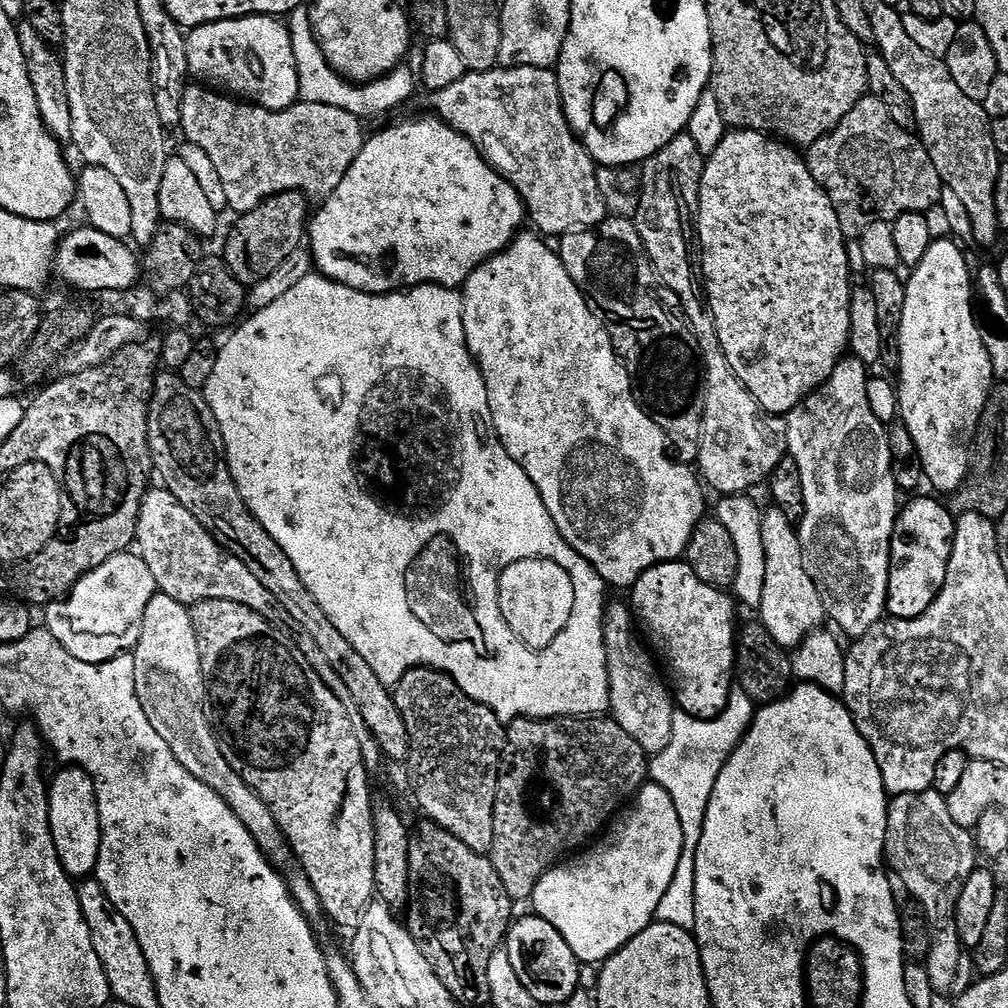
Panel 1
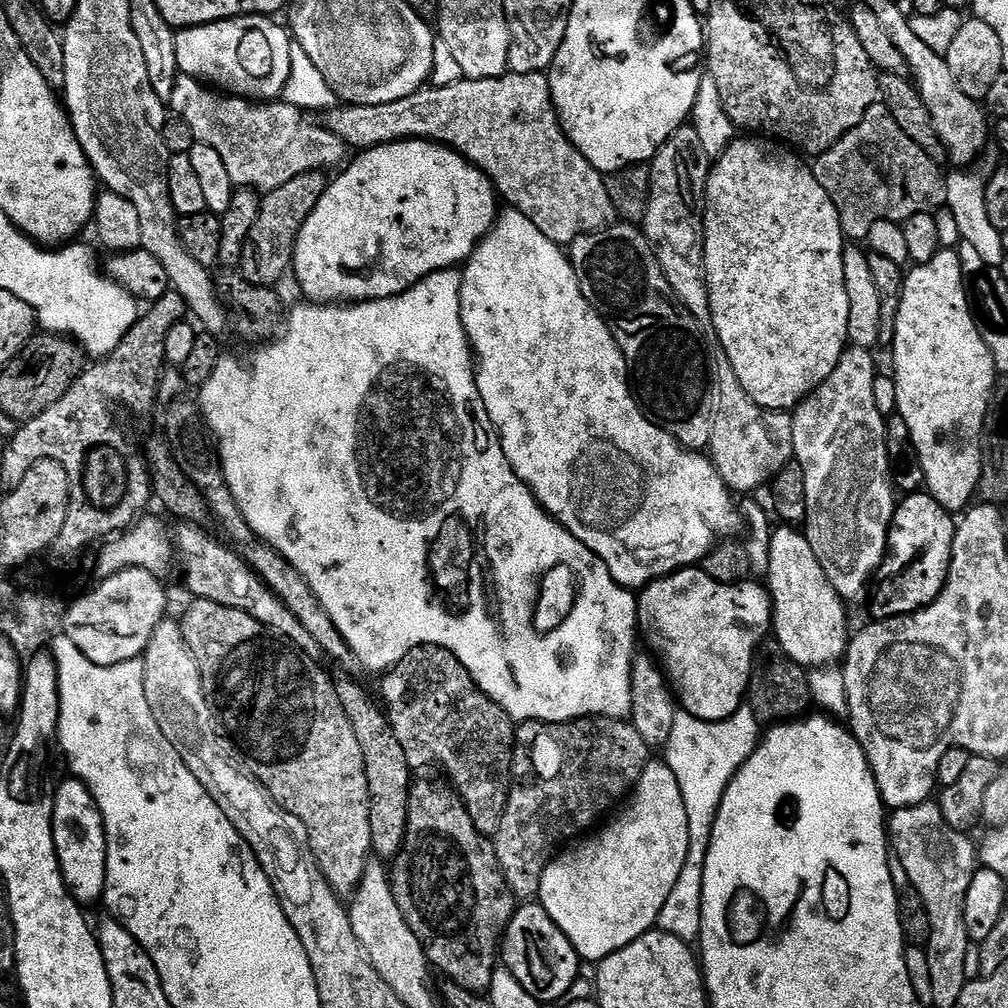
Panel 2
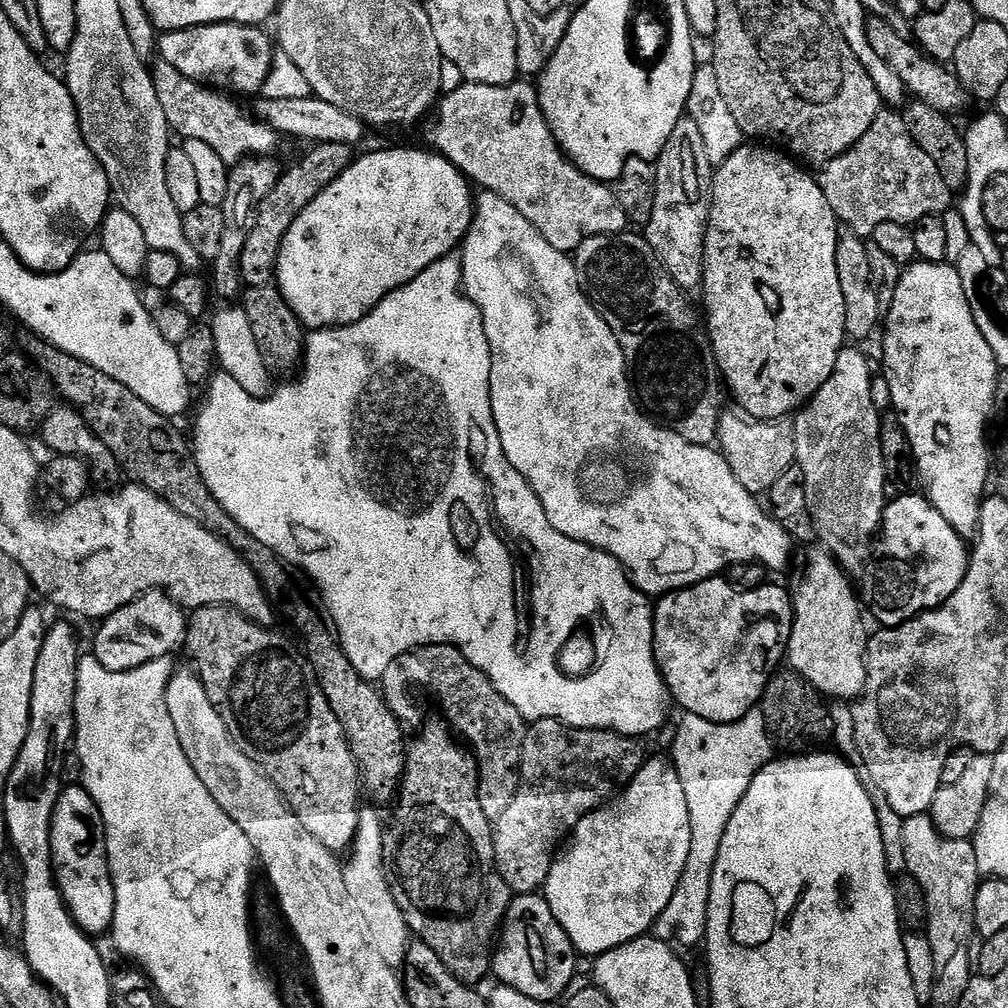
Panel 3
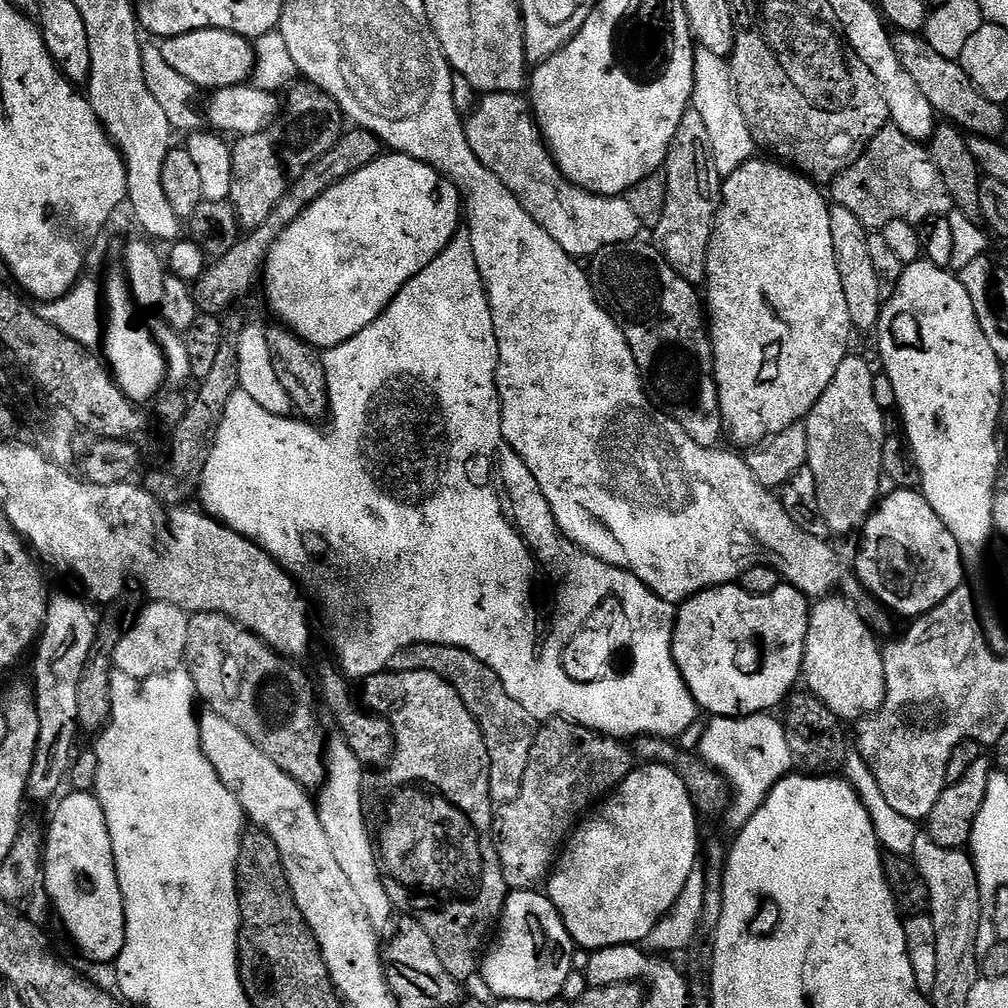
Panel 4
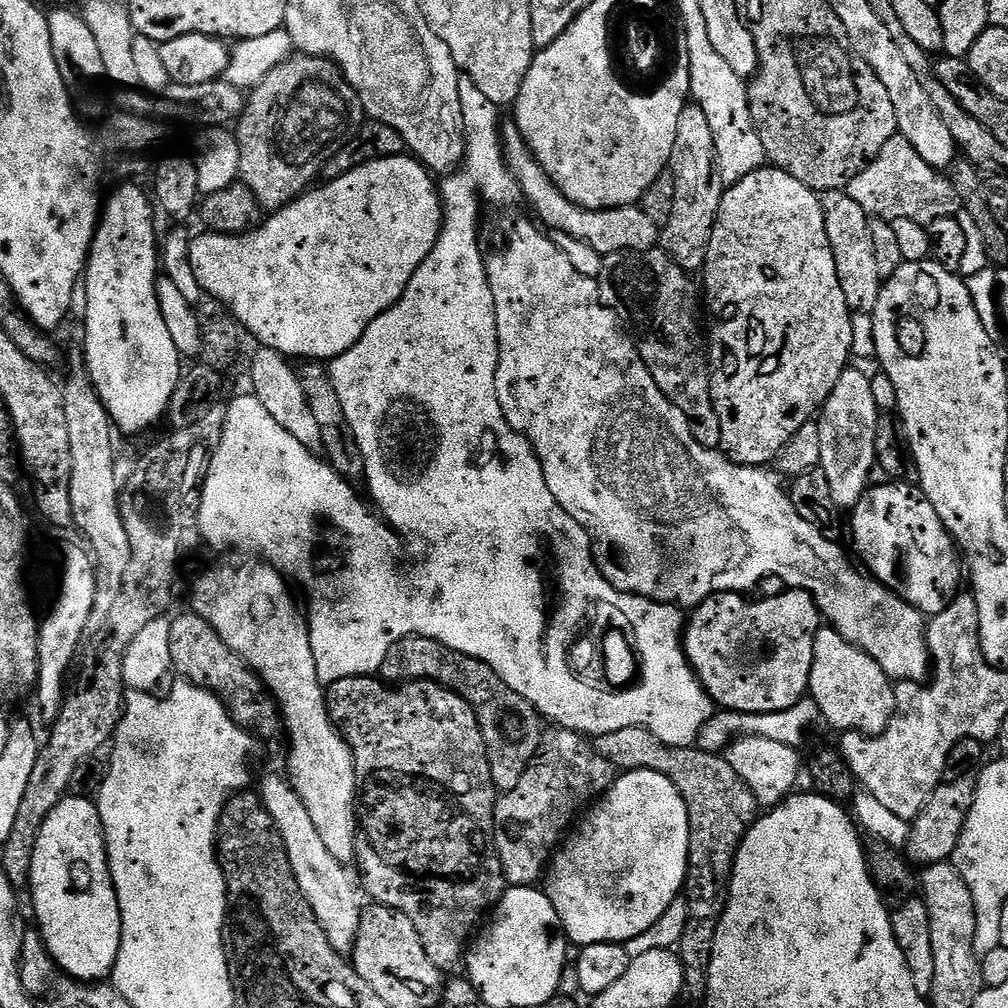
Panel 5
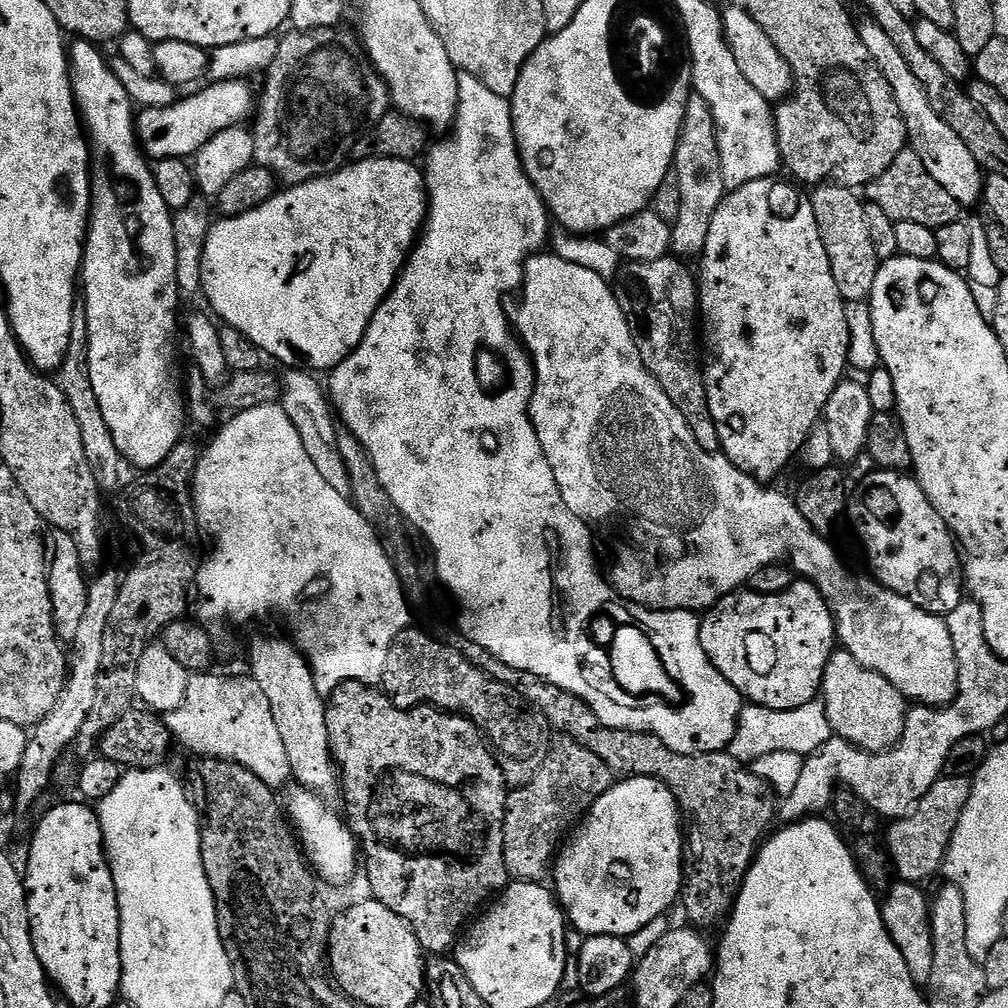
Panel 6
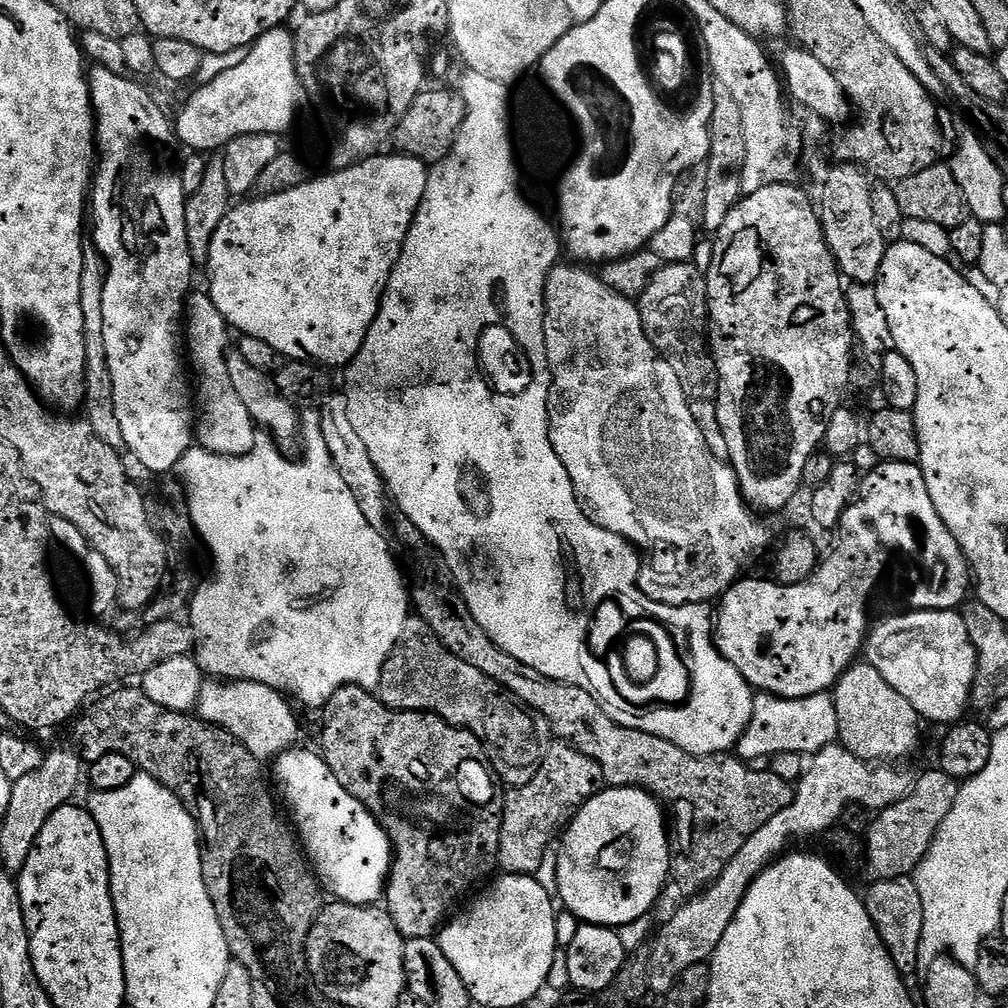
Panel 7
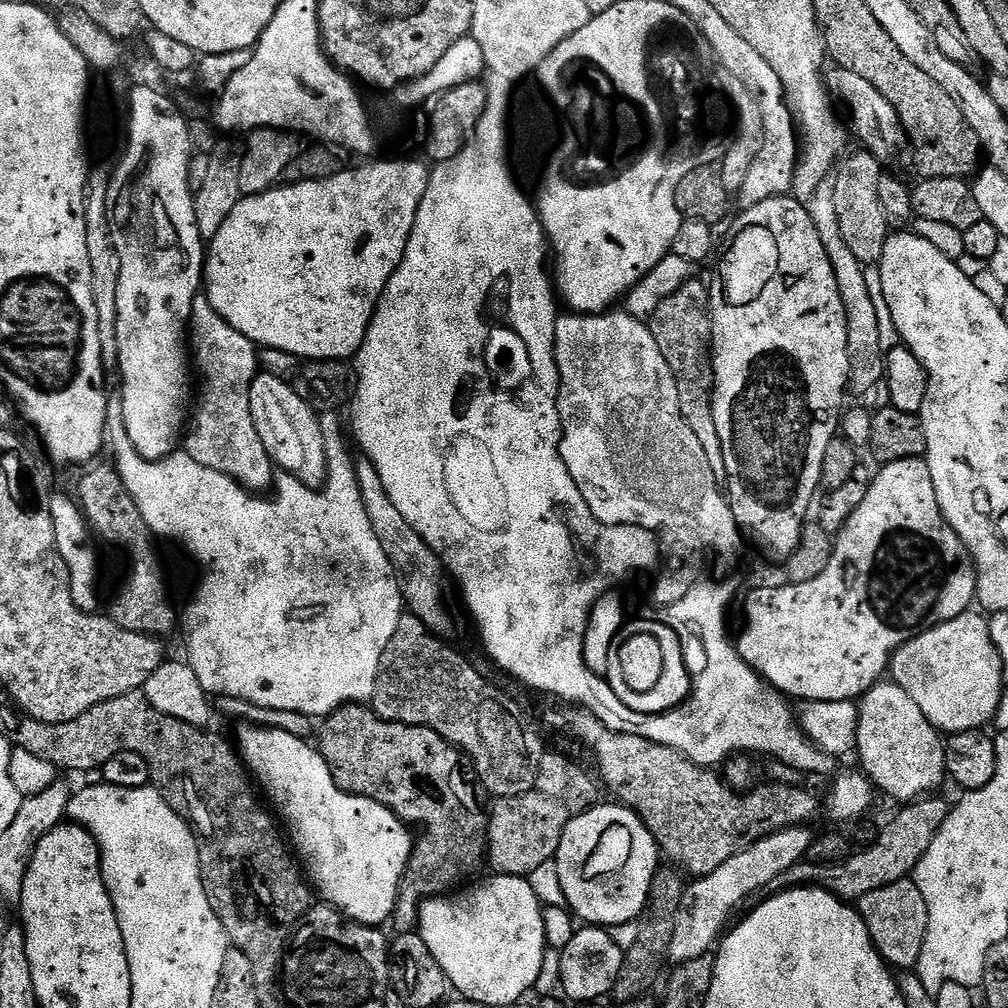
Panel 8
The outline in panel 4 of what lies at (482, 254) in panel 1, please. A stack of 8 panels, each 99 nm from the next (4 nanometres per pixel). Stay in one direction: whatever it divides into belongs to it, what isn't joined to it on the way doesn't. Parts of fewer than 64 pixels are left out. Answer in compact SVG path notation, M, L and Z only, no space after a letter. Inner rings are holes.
M381 154L369 165L362 166L357 172L350 174L345 180L338 181L334 187L322 193L296 221L290 222L288 228L273 242L262 269L262 286L264 284L264 292L268 295L268 304L272 307L273 314L280 319L277 321L298 338L302 338L317 350L333 348L342 342L354 339L358 334L362 334L362 330L366 330L366 326L375 322L387 310L395 296L403 290L406 282L410 282L410 278L414 278L422 270L426 270L426 266L430 266L430 262L434 262L434 258L438 258L438 254L446 250L446 246L457 236L461 228L462 197L448 177L440 175L430 165L418 162L409 156Z

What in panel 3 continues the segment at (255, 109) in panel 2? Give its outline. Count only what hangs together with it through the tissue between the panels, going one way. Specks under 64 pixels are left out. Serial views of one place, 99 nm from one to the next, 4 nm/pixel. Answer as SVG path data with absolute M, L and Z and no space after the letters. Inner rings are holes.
M157 59L150 68L154 90L158 94L158 102L162 102L162 110L166 110L166 122L173 133L176 132L184 140L206 142L214 154L222 158L226 165L233 166L249 158L268 158L272 151L282 142L281 137L269 124L255 115L243 112L235 104L231 95L215 88L194 82L194 78L186 78L170 62Z

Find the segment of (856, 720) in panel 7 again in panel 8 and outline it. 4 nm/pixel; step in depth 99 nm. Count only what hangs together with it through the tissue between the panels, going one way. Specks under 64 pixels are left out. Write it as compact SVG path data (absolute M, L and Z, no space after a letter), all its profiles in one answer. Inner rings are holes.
M877 682L864 692L858 700L859 716L857 718L857 736L855 755L860 755L859 767L865 776L880 788L892 800L911 802L927 797L937 791L936 787L946 780L946 758L944 757L944 740L941 733L922 714L922 709L914 703L914 698L906 694L897 684Z

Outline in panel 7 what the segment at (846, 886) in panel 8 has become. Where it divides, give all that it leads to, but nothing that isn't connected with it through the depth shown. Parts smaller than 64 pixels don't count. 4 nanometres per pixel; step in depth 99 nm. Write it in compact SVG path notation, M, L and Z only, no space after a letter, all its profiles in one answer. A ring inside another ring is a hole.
M939 770L924 772L913 783L912 793L889 808L875 813L866 837L866 865L873 881L902 880L911 877L918 865L926 858L934 842L934 834L946 822L950 806L960 793L961 781Z

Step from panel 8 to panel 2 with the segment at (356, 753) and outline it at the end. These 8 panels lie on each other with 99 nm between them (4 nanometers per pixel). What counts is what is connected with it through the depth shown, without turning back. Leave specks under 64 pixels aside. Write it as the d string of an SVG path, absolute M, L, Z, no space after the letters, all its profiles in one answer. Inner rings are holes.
M413 783L408 793L408 825L404 835L404 844L400 848L400 853L398 853L395 860L391 861L390 879L392 882L392 893L398 902L398 910L402 910L402 918L406 918L410 930L414 930L418 942L424 947L424 955L427 956L429 965L435 971L437 968L444 975L444 978L447 978L453 984L462 986L471 992L487 993L492 976L496 973L498 967L498 949L502 944L504 929L512 921L512 914L518 907L518 900L517 897L513 896L511 890L508 889L506 878L500 873L500 863L496 857L495 843L476 829L470 814L451 787L445 786L443 788L440 784Z

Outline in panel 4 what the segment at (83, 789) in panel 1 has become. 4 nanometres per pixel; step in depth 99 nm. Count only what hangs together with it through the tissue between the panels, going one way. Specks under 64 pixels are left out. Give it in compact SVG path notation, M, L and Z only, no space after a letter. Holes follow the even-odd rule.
M69 791L67 795L55 801L52 821L46 824L42 888L48 891L69 938L80 947L81 954L96 964L111 965L124 945L125 922L106 814L102 814L102 806L92 792Z

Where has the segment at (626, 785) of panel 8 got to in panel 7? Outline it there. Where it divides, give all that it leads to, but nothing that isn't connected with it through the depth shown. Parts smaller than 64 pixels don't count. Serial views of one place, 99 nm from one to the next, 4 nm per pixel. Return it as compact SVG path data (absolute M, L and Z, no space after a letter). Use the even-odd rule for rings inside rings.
M403 514L398 518L398 534L412 547L412 552L421 560L421 564L417 566L417 576L410 580L410 604L414 609L415 615L419 616L421 620L426 622L426 626L430 626L430 630L434 630L434 638L438 638L438 642L442 642L442 646L446 646L446 650L450 650L450 654L454 654L454 658L462 658L462 662L467 662L470 666L474 666L478 670L482 670L482 674L486 674L486 678L490 678L494 682L498 682L498 686L502 686L506 691L511 692L525 709L531 710L536 716L544 716L548 723L549 729L557 741L565 744L571 744L572 747L577 748L586 758L590 758L598 764L604 775L605 785L613 788L643 788L652 793L657 800L660 801L667 819L670 821L670 847L672 850L672 857L670 858L670 866L672 871L670 873L671 883L677 884L685 893L685 897L691 898L704 891L709 884L714 881L726 870L726 866L730 862L730 858L734 858L734 854L738 854L738 850L742 850L742 846L746 846L746 838L750 838L750 834L754 834L754 830L758 830L762 826L766 826L766 822L770 822L770 818L774 818L774 814L778 814L778 810L786 810L786 806L790 806L792 801L792 794L794 791L793 785L789 781L783 780L778 773L765 770L759 772L756 766L749 766L747 763L741 762L735 755L721 754L718 756L691 756L686 750L682 750L678 746L674 746L674 742L666 742L666 738L658 738L654 734L646 734L642 730L634 730L633 728L623 728L614 723L602 710L602 706L598 706L598 702L590 694L586 694L586 690L582 690L573 684L563 684L560 680L548 680L542 674L538 674L538 670L530 670L530 666L526 666L522 662L518 662L518 658L514 658L510 654L506 654L499 648L491 638L478 626L478 622L474 618L474 614L470 614L470 610L466 606L464 597L460 595L459 591L453 587L454 581L452 578L452 569L449 568L448 563L444 557L428 543L427 540L421 537L418 526L414 526L414 522L408 516Z

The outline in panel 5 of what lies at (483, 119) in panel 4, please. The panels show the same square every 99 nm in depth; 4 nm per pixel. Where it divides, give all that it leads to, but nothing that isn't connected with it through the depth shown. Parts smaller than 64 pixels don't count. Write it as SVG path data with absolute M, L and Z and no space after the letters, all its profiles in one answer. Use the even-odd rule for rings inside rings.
M514 122L503 125L502 143L504 145L504 161L508 163L510 174L520 188L523 203L526 202L532 207L533 214L531 213L531 215L545 229L552 228L548 230L570 234L570 238L578 238L578 242L586 242L586 246L594 246L594 250L598 250L601 257L609 256L615 252L645 252L657 247L660 228L656 227L639 206L583 208L570 202L570 198L566 198L550 182L548 175L540 169L540 163L533 158L532 152L526 146L526 142Z

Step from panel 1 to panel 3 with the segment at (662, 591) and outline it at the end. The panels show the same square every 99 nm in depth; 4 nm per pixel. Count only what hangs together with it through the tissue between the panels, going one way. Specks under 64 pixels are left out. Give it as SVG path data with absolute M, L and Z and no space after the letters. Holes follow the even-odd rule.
M724 578L703 580L659 597L654 608L656 625L652 645L669 697L675 703L677 700L685 713L718 724L733 723L755 709L763 701L769 682L788 655L792 633L792 598L793 593L789 589L787 592L771 582L745 590L736 588Z

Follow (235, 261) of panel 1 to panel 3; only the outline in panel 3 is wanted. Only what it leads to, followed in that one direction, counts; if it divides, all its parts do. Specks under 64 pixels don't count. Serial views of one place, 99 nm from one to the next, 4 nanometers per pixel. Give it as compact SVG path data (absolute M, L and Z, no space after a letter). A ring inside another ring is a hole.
M322 143L313 145L310 152L306 153L294 166L286 168L275 184L273 190L264 198L259 208L258 220L249 235L241 258L242 281L247 287L267 287L275 279L277 258L280 256L281 242L293 225L294 219L298 218L302 210L306 208L318 196L318 194L337 180L355 160L356 154L353 145L346 143Z

